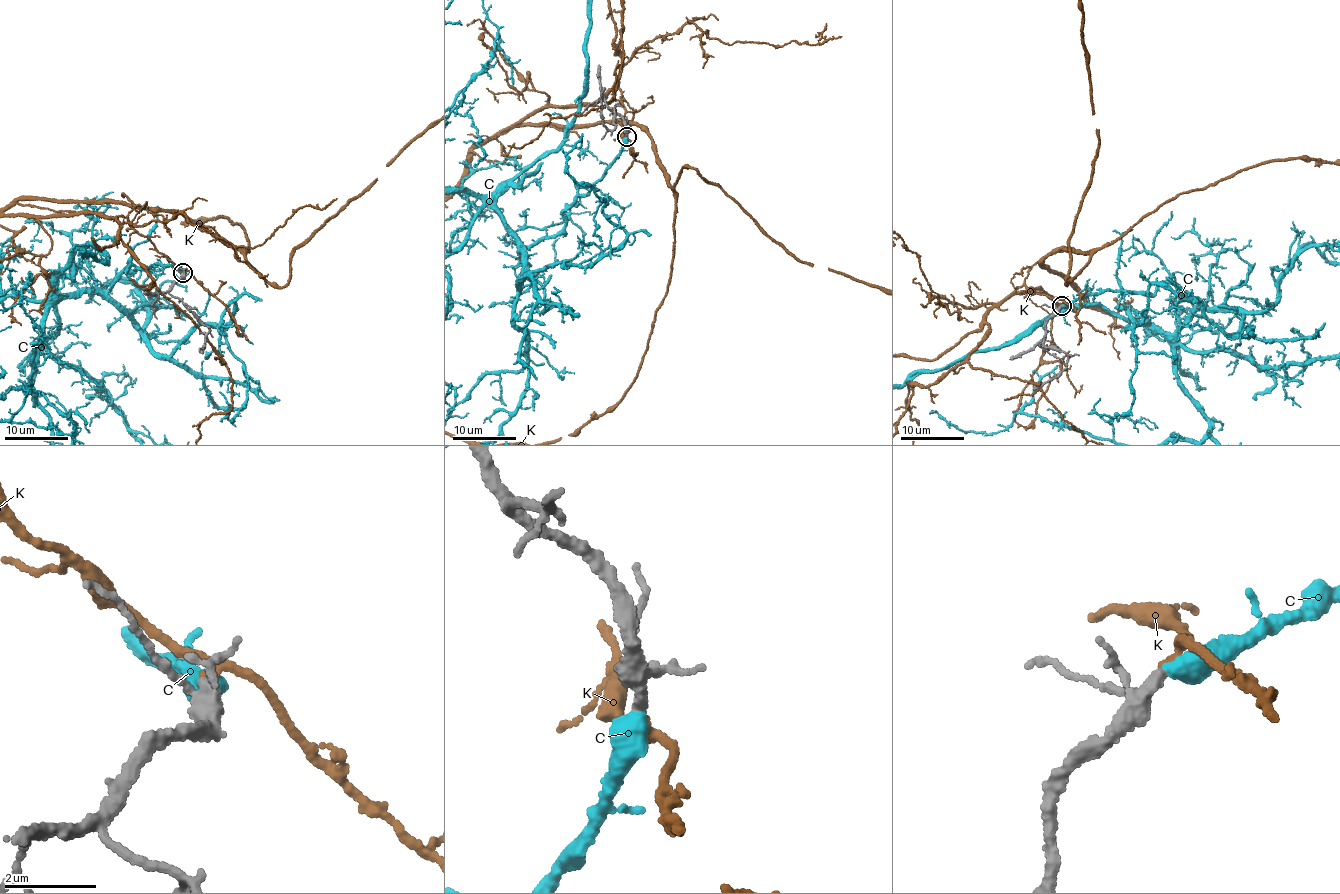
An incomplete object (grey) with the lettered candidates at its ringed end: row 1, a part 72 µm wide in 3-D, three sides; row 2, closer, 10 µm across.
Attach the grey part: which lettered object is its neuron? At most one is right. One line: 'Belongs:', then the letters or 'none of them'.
Belongs: C

